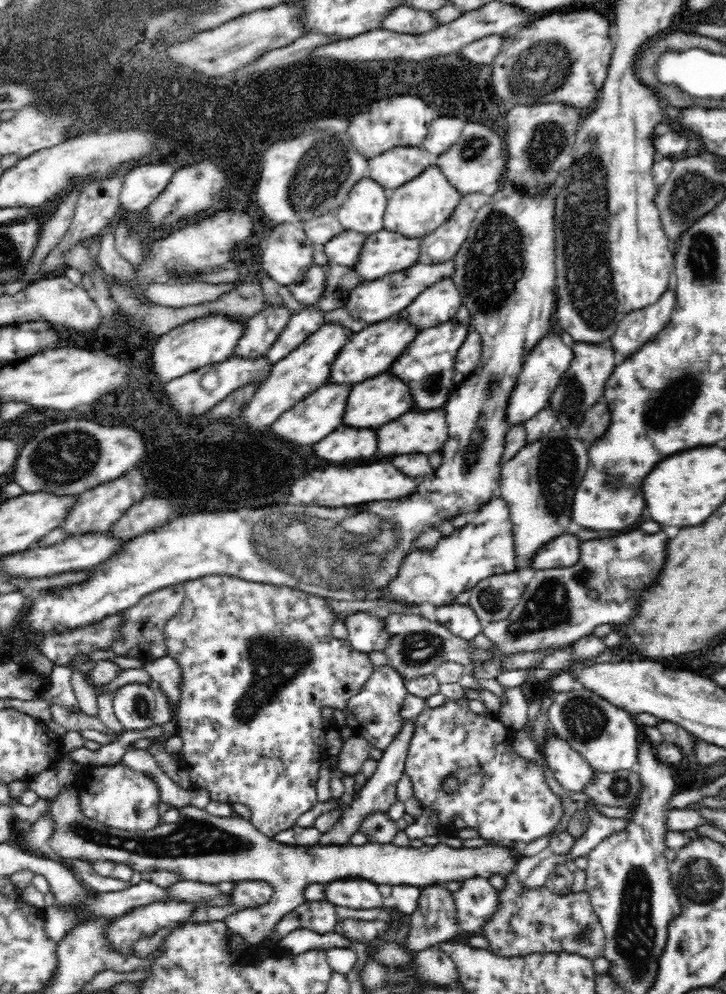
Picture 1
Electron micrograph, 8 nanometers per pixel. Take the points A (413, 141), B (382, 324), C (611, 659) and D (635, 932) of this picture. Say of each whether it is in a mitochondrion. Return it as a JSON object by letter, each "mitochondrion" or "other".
{"A":"other","B":"other","C":"other","D":"mitochondrion"}

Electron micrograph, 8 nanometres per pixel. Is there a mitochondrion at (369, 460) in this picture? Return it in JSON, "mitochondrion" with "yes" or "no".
{"mitochondrion":"no"}

